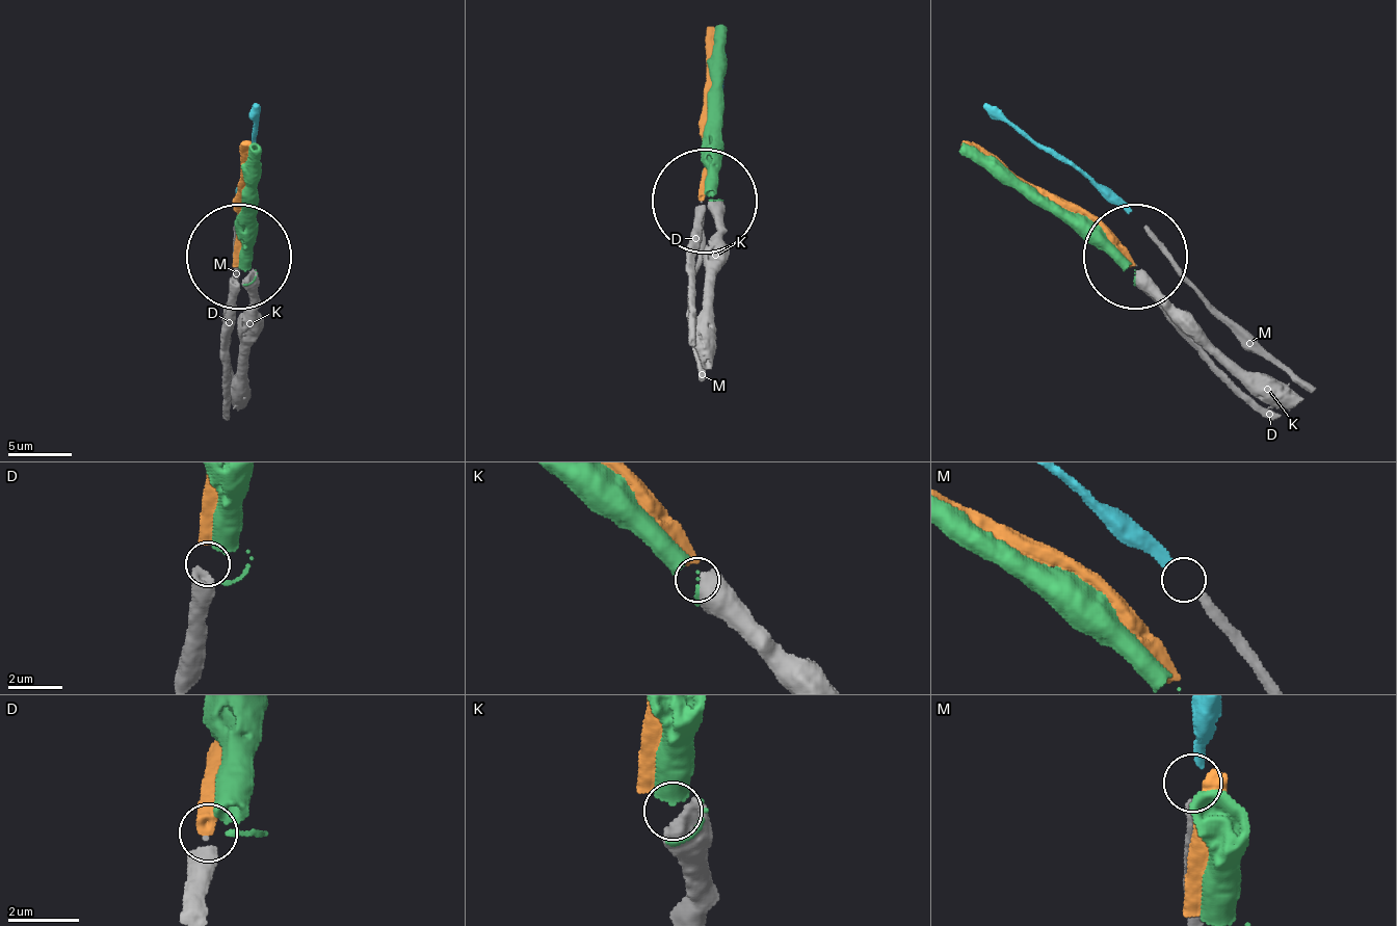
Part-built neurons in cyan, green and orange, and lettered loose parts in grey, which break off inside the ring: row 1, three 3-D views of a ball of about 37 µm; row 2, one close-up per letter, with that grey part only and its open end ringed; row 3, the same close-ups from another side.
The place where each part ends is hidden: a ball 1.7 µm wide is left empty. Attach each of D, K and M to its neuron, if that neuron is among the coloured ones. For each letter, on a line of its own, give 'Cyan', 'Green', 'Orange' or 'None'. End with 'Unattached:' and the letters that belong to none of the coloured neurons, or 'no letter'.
D: Orange
K: Green
M: Cyan
Unattached: no letter

